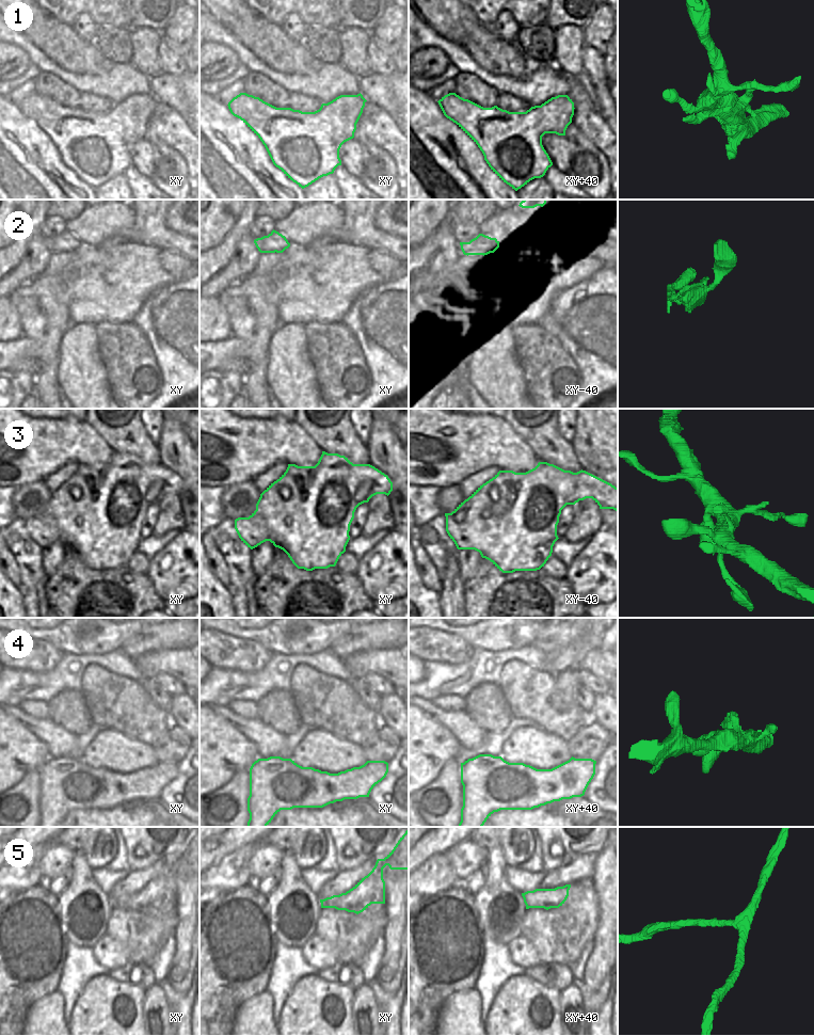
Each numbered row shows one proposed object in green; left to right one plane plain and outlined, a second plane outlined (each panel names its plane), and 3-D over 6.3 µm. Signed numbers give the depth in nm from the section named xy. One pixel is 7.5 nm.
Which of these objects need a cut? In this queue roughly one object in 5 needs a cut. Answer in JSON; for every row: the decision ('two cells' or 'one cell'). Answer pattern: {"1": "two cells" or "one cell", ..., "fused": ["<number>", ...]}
{"1": "one cell", "2": "one cell", "3": "one cell", "4": "one cell", "5": "one cell", "fused": []}

